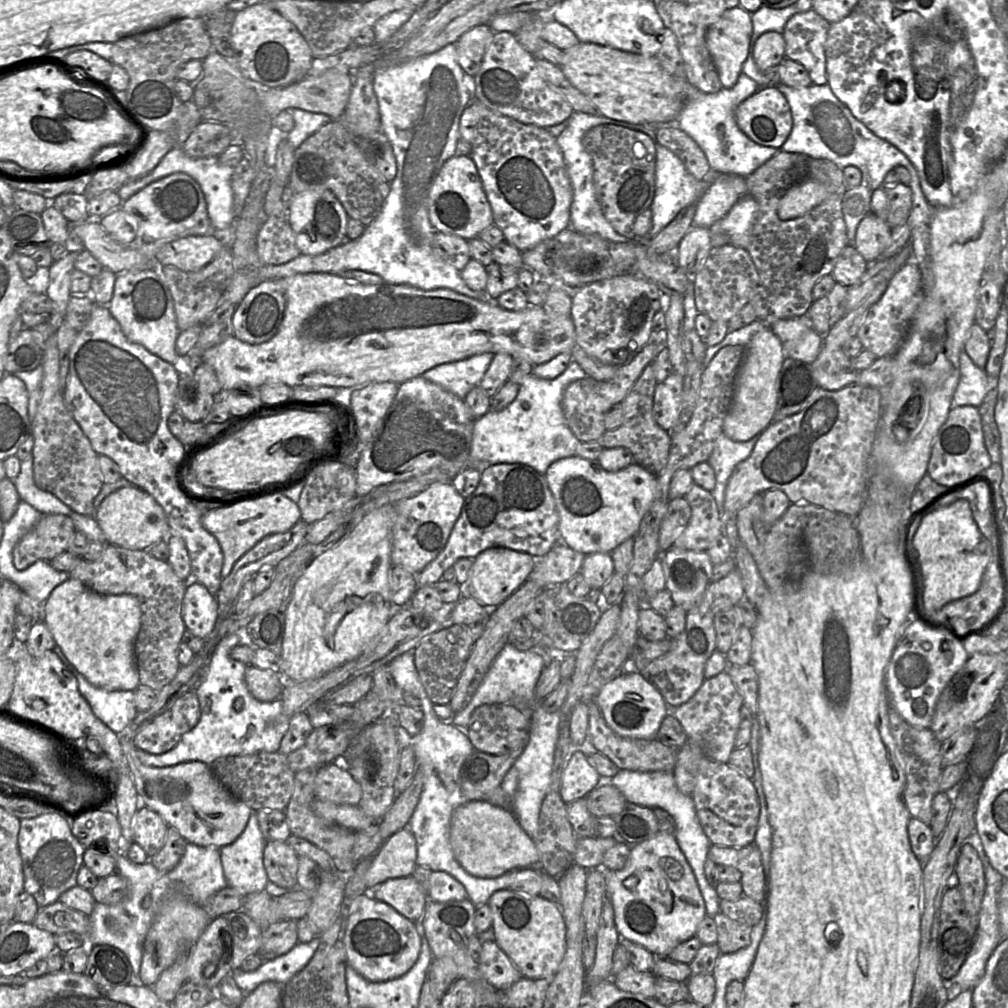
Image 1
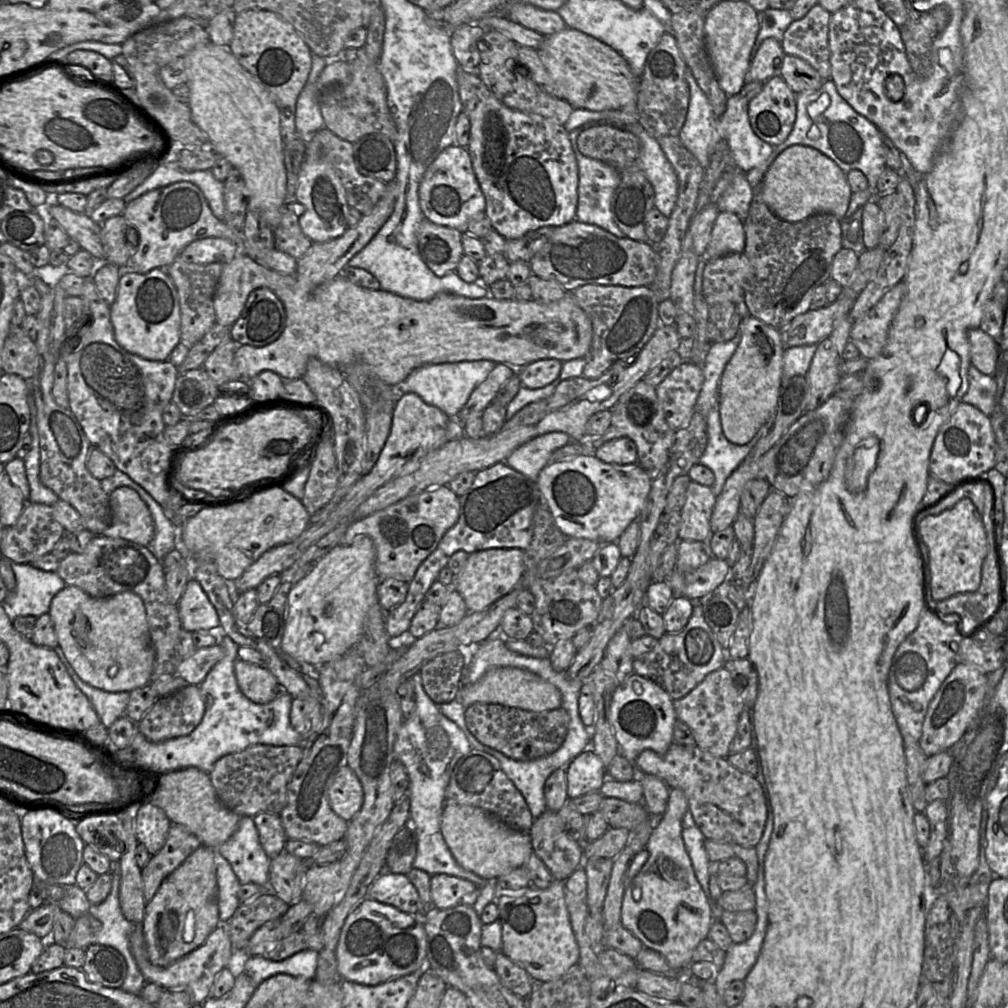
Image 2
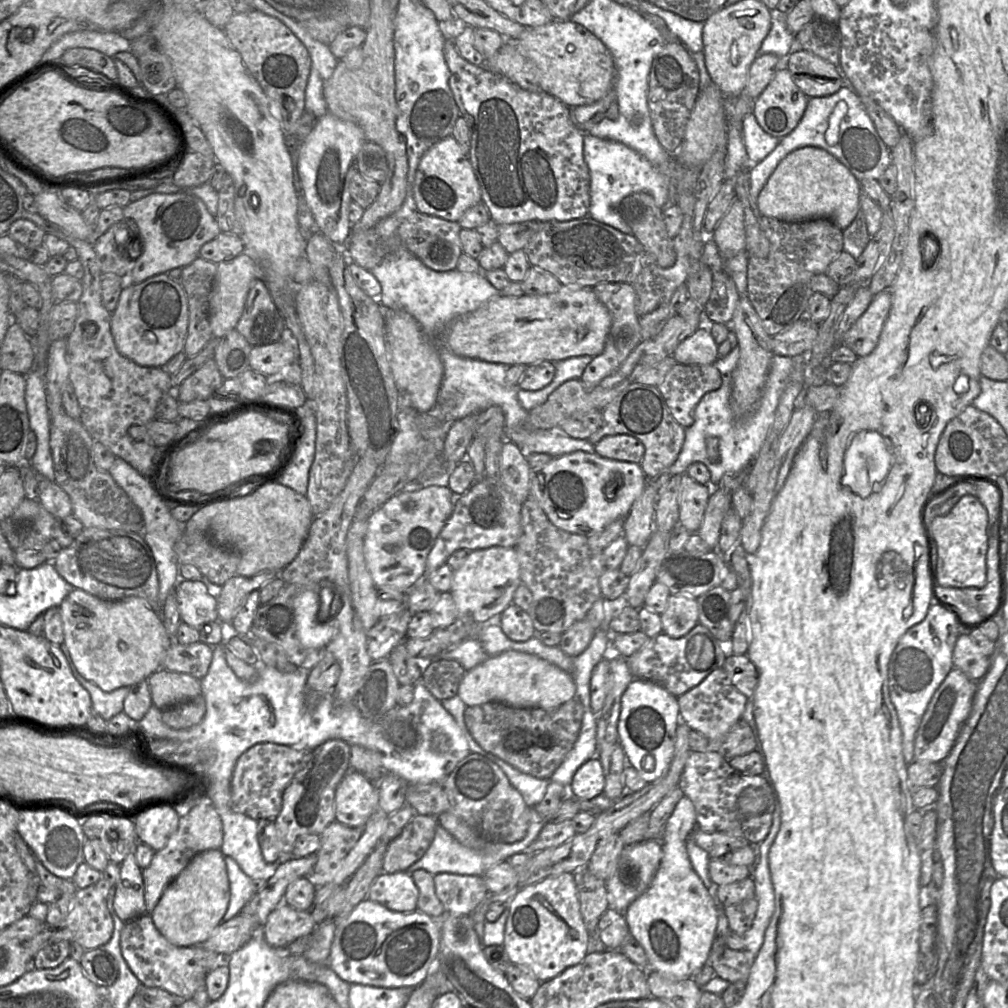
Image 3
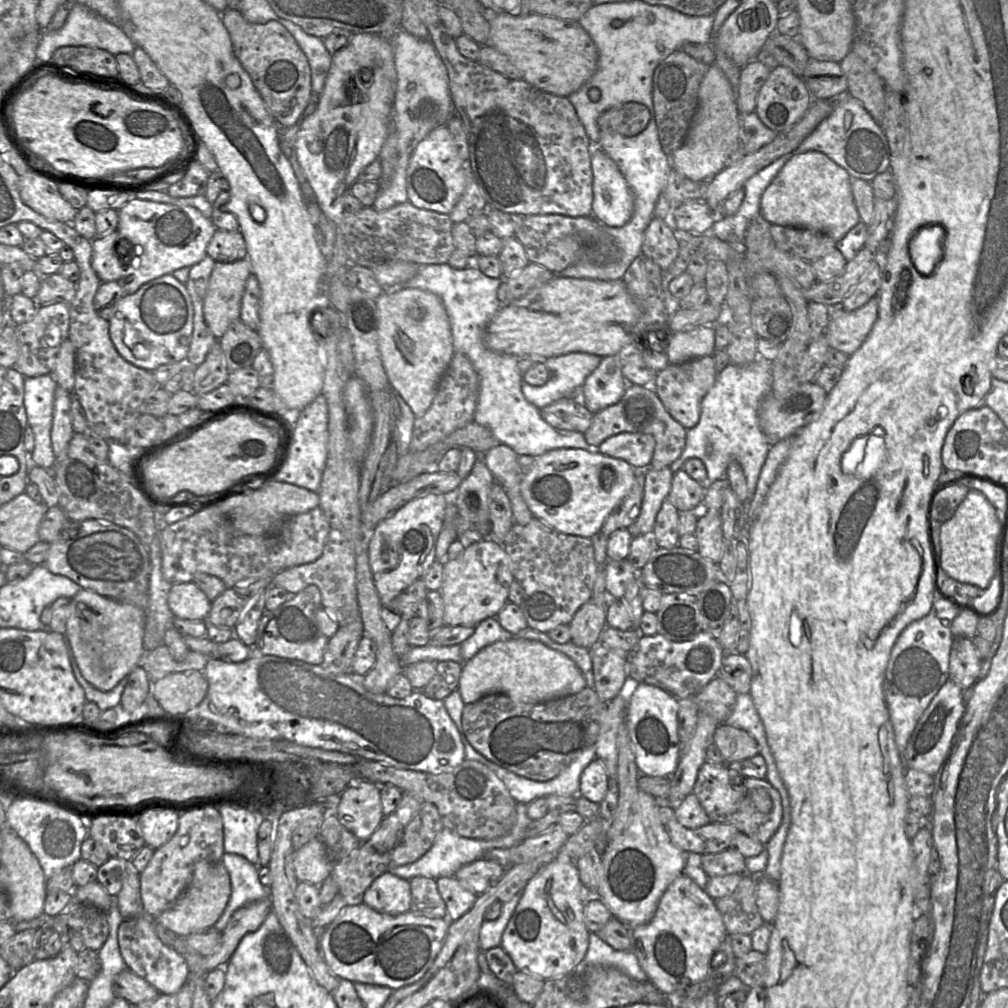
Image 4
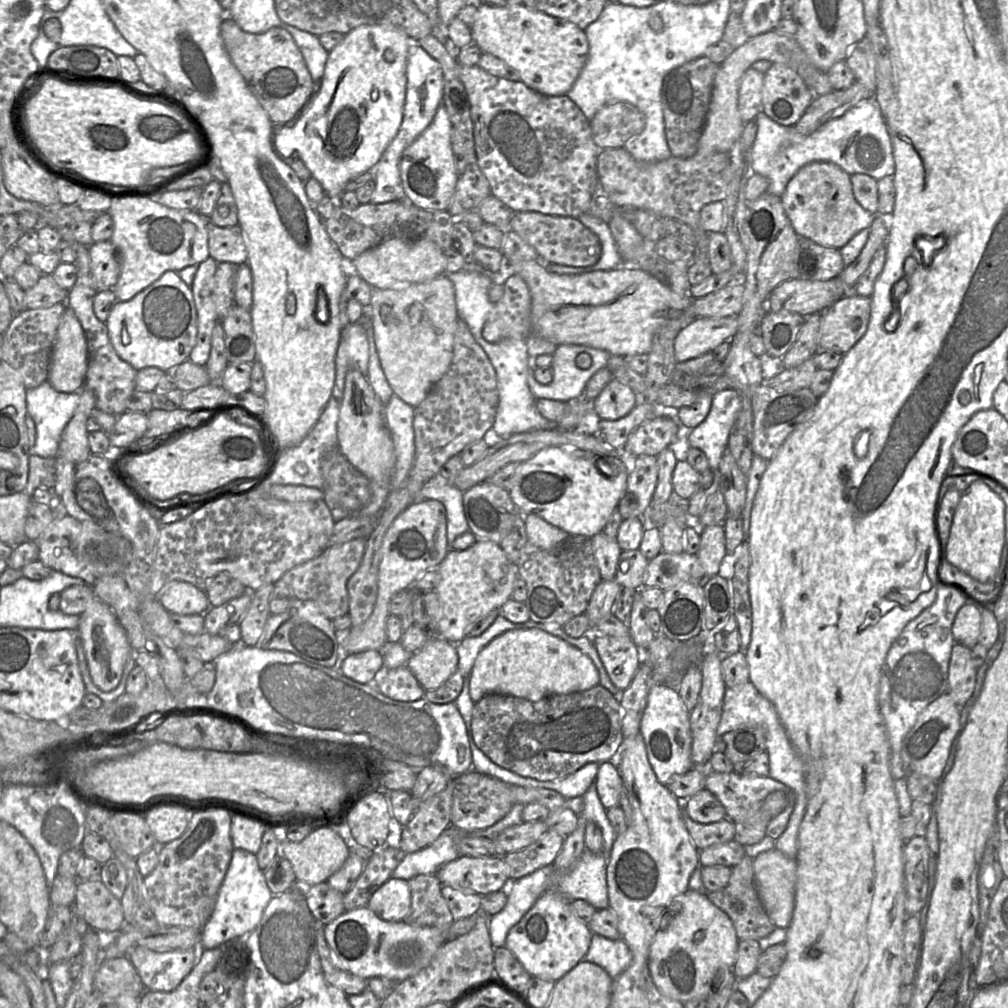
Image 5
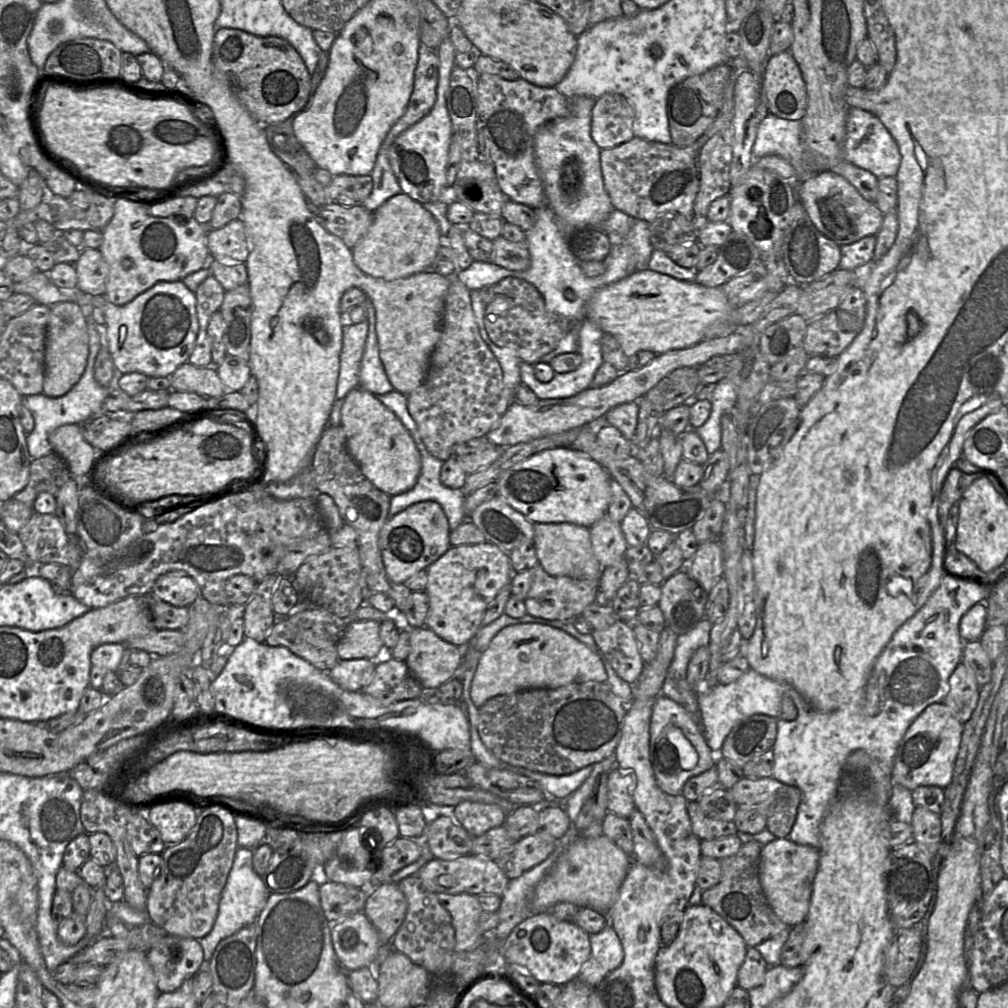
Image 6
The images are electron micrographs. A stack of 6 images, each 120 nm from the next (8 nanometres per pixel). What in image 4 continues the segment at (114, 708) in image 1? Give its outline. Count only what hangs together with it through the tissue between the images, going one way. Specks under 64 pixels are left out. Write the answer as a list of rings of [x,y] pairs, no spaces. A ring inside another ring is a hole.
[[[65,637],[65,645],[67,648],[74,676],[78,681],[78,683],[83,688],[86,700],[97,704],[97,706],[100,708],[101,711],[118,706],[121,702],[122,692],[126,687],[128,679],[121,680],[113,689],[109,691],[98,690],[97,688],[89,684],[82,676],[79,667],[77,665],[77,662],[75,660],[71,644],[66,637]]]

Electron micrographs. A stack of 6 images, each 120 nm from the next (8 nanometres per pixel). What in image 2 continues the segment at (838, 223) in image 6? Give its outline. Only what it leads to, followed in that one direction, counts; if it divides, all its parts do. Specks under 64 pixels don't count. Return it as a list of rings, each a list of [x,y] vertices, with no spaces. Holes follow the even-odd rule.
[[[792,145],[775,158],[759,192],[769,209],[787,222],[800,222],[817,213],[830,213],[841,221],[853,193],[846,172],[819,150],[805,145]]]

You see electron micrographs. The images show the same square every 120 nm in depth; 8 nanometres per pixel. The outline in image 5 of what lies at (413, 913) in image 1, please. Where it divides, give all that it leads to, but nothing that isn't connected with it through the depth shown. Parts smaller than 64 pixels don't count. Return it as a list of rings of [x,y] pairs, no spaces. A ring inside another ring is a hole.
[[[391,877],[373,893],[366,906],[385,921],[399,922],[409,915],[411,902],[409,881]]]

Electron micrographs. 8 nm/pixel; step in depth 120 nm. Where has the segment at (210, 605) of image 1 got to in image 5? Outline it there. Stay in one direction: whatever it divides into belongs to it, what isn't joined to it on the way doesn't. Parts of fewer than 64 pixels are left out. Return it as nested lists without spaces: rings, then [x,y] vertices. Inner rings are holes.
[[[180,580],[169,582],[157,599],[165,610],[178,615],[204,615],[211,607],[205,591]]]

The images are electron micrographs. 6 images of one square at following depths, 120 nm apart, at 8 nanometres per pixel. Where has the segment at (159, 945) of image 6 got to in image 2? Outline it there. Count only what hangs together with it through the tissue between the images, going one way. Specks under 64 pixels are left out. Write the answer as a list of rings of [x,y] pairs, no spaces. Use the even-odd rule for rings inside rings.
[[[224,924],[216,927],[206,941],[195,950],[168,966],[153,965],[148,958],[142,925],[137,925],[129,939],[130,951],[146,982],[169,990],[187,990],[194,1004],[202,1004],[210,997],[211,987],[219,972],[228,967],[233,953]]]

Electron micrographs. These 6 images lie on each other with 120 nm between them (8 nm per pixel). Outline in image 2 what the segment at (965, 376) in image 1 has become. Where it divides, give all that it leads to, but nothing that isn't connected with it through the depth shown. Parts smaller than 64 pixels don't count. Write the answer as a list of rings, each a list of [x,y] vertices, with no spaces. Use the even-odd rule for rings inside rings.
[[[972,364],[968,369],[969,388],[962,403],[972,405],[990,417],[996,406],[997,383],[994,376],[979,372]]]

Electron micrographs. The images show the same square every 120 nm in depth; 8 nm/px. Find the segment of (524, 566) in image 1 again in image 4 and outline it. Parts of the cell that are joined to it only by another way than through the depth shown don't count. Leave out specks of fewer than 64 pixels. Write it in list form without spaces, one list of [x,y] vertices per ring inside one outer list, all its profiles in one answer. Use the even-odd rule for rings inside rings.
[[[489,538],[467,544],[466,549],[458,558],[444,562],[443,581],[438,590],[444,603],[444,625],[475,627],[487,618],[497,617],[497,614],[508,603],[508,595],[514,580],[511,560],[502,544]]]

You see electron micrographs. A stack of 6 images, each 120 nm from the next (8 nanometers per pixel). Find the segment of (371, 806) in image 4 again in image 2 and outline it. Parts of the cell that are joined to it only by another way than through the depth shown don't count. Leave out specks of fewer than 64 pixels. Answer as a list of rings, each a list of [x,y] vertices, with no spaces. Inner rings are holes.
[[[349,766],[342,767],[336,773],[328,796],[333,812],[347,822],[360,811],[364,800],[363,788]]]

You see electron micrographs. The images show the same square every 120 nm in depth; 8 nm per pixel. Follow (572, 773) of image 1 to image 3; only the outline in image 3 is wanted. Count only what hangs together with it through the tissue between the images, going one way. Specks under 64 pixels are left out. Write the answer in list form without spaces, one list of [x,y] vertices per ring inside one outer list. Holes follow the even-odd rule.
[[[593,757],[575,772],[569,794],[577,799],[591,800],[604,792],[605,778],[601,761]]]

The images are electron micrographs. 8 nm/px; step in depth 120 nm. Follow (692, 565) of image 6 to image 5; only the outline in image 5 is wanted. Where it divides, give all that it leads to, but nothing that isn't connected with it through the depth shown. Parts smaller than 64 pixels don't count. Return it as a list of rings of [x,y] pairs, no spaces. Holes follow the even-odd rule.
[[[723,524],[700,529],[700,548],[696,553],[704,571],[705,579],[725,571],[724,558],[727,555]]]

